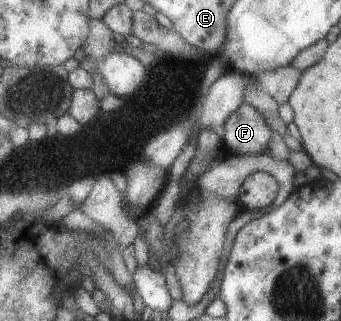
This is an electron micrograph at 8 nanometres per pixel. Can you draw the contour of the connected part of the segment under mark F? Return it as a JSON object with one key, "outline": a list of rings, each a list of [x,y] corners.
{"outline":[[[246,102],[232,110],[223,124],[222,147],[226,155],[254,155],[267,151],[272,130],[262,114]]]}

